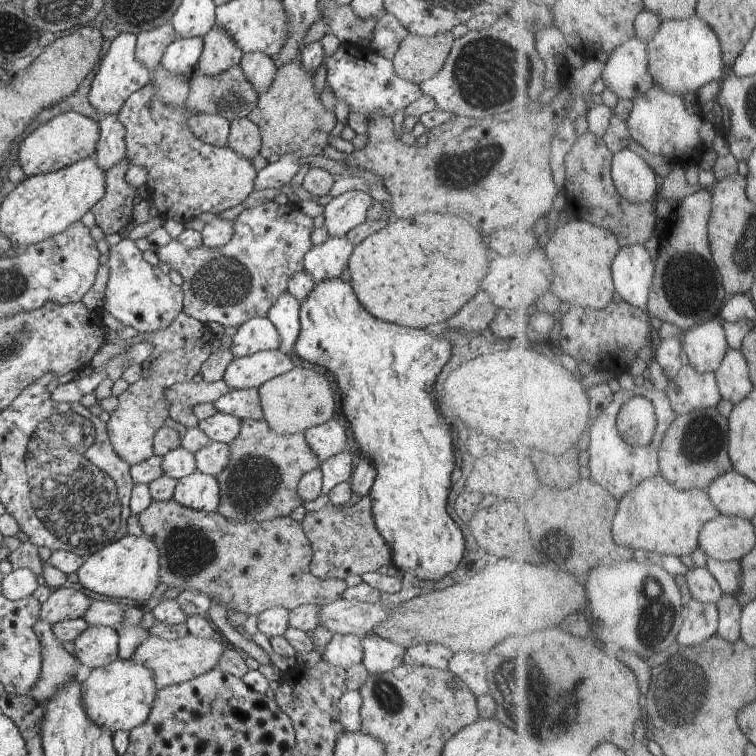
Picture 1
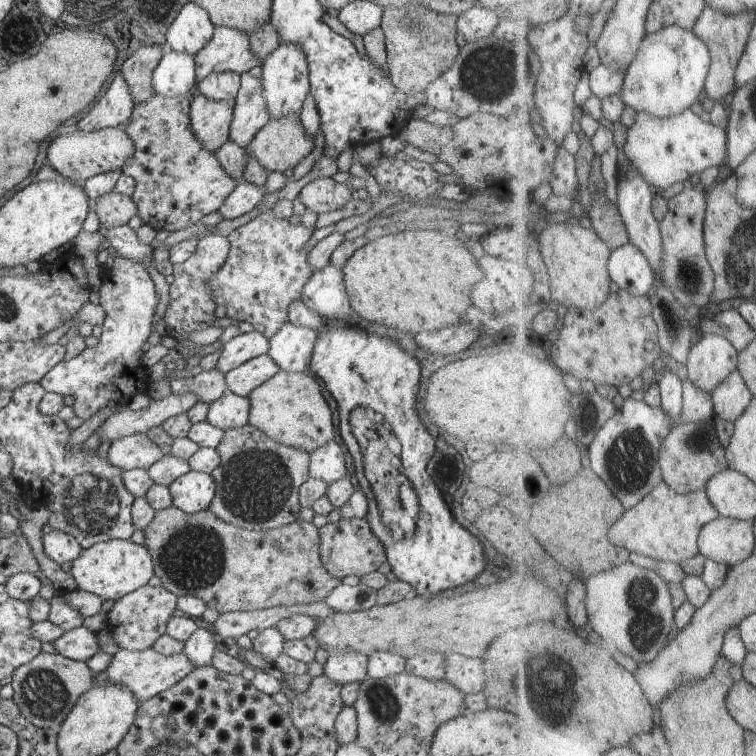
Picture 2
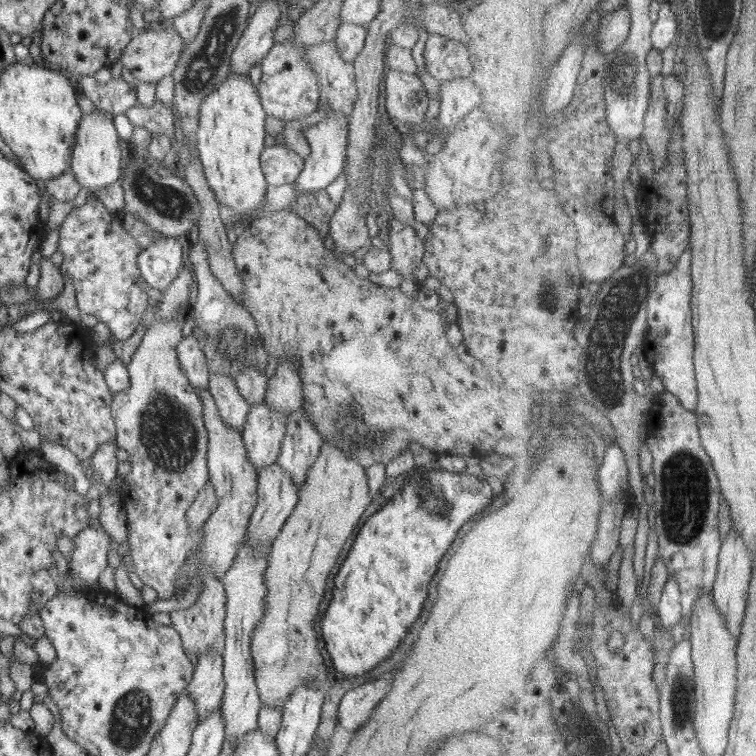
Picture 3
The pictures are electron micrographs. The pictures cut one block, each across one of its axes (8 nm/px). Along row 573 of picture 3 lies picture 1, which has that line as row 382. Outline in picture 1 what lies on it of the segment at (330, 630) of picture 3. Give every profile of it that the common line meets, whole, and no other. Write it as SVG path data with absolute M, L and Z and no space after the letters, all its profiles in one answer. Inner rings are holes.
M346 275L315 284L314 290L311 290L308 296L300 303L299 318L300 332L294 346L295 353L302 360L308 360L308 362L318 364L318 366L322 366L324 369L332 372L338 388L342 393L342 412L349 423L354 441L358 445L358 449L355 451L356 455L365 456L374 464L374 468L376 468L376 478L369 492L369 497L372 499L372 516L378 532L384 537L384 540L390 547L393 571L400 574L407 572L417 578L418 581L432 580L436 582L444 578L456 569L456 566L458 566L462 559L464 554L464 536L460 531L460 527L448 515L446 510L446 506L448 506L446 500L448 500L450 486L452 486L452 472L454 472L454 458L456 456L454 456L454 442L452 442L450 426L444 422L444 418L442 418L442 414L440 414L440 410L436 406L432 390L434 390L434 382L436 382L436 378L442 372L442 368L446 366L451 355L456 352L455 346L452 346L450 340L443 335L443 328L415 329L374 318L369 312L366 312L366 309L356 298L352 285L349 283Z

